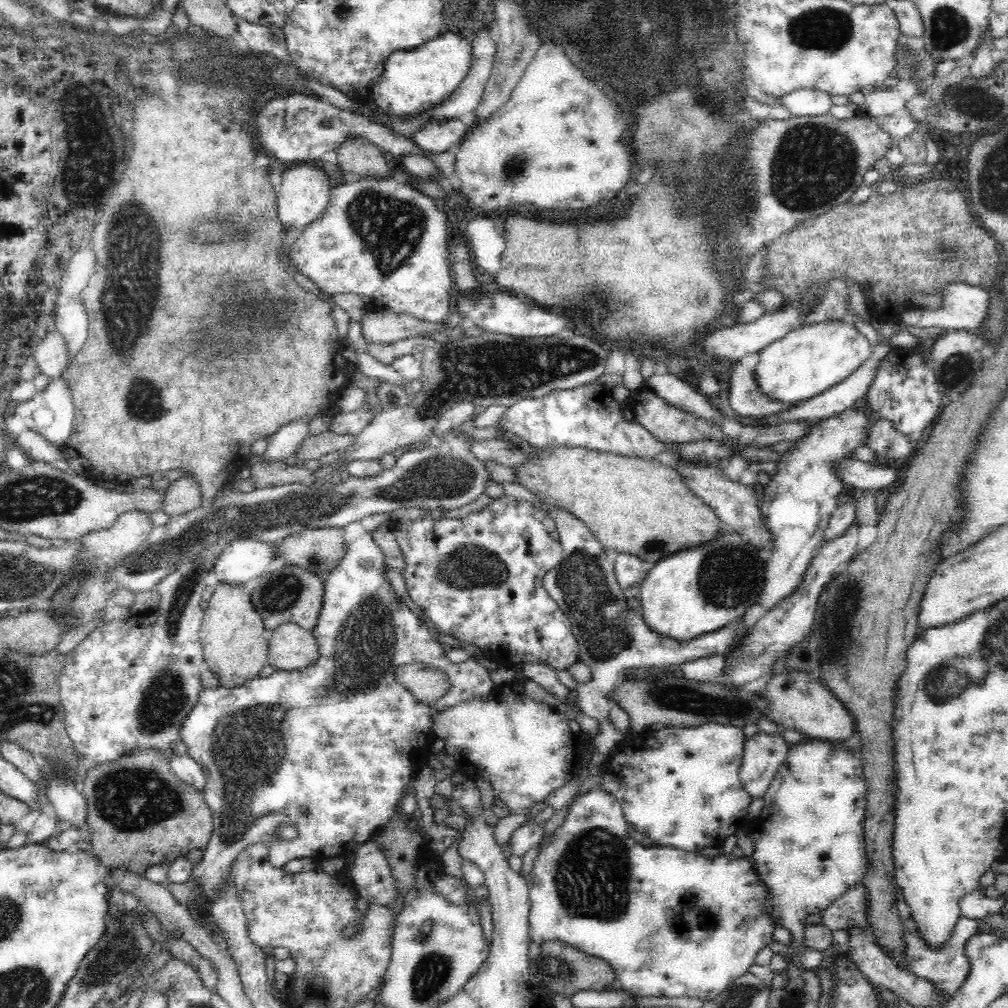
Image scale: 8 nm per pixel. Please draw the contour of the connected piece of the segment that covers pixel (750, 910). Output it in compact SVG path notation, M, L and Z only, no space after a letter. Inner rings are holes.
M591 789L586 794L577 796L568 807L564 822L550 837L550 843L542 849L542 854L534 862L534 870L530 880L526 880L529 890L529 936L530 942L543 945L550 941L562 941L575 946L586 955L604 959L615 971L618 986L628 994L634 996L666 996L666 998L700 998L703 1002L720 999L720 996L730 984L734 983L744 973L748 973L750 966L755 964L756 956L766 953L767 944L773 939L777 926L774 913L770 911L768 902L772 902L772 891L766 881L758 875L756 862L751 857L742 856L738 859L730 855L717 855L706 858L695 852L672 847L646 847L636 843L627 833L628 827L620 803L609 794Z

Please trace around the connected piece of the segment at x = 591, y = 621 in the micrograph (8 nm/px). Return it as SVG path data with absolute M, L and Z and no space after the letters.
M551 507L544 510L554 521L559 532L563 556L560 562L547 572L542 585L571 621L574 637L579 640L579 661L589 666L592 680L577 683L567 670L557 671L558 680L568 689L578 691L577 702L581 712L590 719L598 721L600 730L594 738L595 748L606 760L617 751L617 744L626 735L621 733L609 720L610 698L619 671L628 668L650 666L669 666L672 663L688 663L696 658L727 654L740 642L744 631L730 631L722 628L714 633L703 634L690 642L676 642L670 637L659 636L645 624L641 610L632 611L628 599L624 597L616 573L611 553L592 534L585 524L561 508Z

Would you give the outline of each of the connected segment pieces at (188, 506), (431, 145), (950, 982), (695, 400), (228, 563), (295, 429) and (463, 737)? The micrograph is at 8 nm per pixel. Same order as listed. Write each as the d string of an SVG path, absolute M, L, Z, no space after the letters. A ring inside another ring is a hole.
M180 477L165 490L161 510L170 518L197 509L204 502L202 486L196 478Z
M461 118L434 119L423 124L413 134L412 139L424 151L430 153L446 152L454 142L459 142L465 138L467 127L466 121Z
M899 891L896 894L896 907L898 907L898 915L900 915L905 922L905 935L904 938L902 938L904 939L904 952L902 952L902 956L900 956L897 966L902 968L902 970L910 971L910 973L920 978L928 979L928 981L932 982L932 985L936 987L938 993L942 993L942 995L952 998L954 993L967 979L970 963L965 955L965 942L979 933L979 919L960 916L955 925L953 934L950 936L950 940L946 940L946 944L944 944L942 948L931 948L929 944L926 944L922 940L920 931L918 931L918 927L916 927L916 922L911 920L908 905L905 903L905 900Z
M653 374L644 380L643 387L651 389L672 406L720 427L723 420L720 411L708 402L706 396L694 391L688 383L678 379L674 374Z
M259 538L230 539L211 570L212 582L245 585L249 580L258 579L274 560L274 548L276 544L266 544Z
M302 417L279 428L274 434L267 437L267 449L260 457L265 462L285 461L300 446L306 434L308 434L310 423L306 417Z
M529 679L523 683L514 681L511 685L497 687L492 693L478 700L464 702L439 714L435 721L435 730L438 738L444 740L443 752L454 758L458 770L466 777L488 782L492 786L495 799L504 802L508 808L507 816L495 819L492 836L496 844L502 846L508 842L512 832L529 818L528 812L535 804L576 778L581 769L586 742L590 738L581 730L576 715L574 710L554 694Z

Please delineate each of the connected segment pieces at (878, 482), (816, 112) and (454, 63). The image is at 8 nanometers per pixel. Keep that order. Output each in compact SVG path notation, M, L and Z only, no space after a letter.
M848 460L848 462L842 462L840 464L840 477L844 482L847 482L850 486L853 486L856 491L864 490L877 490L879 492L882 488L888 488L893 486L889 490L894 490L898 475L892 468L884 466L883 464L860 462L859 460Z
M800 89L778 100L794 116L820 116L829 112L833 105L828 93L818 89Z
M446 31L422 46L392 53L368 97L381 112L392 116L418 116L446 102L466 78L470 65L471 43L463 35Z

